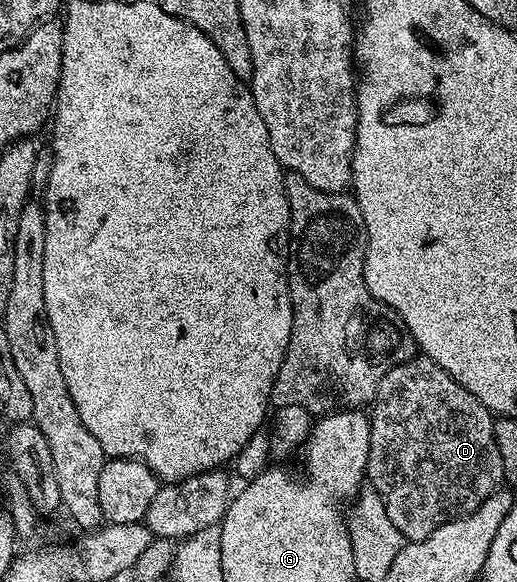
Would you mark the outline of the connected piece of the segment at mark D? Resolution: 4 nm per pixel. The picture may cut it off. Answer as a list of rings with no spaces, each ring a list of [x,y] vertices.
[[[412,357],[391,367],[385,377],[381,377],[371,409],[366,473],[370,490],[383,502],[389,521],[397,525],[404,540],[427,539],[435,527],[446,523],[460,510],[458,507],[470,497],[471,490],[482,481],[483,474],[493,467],[492,412],[483,407],[469,389],[453,381],[441,365],[426,357]]]

